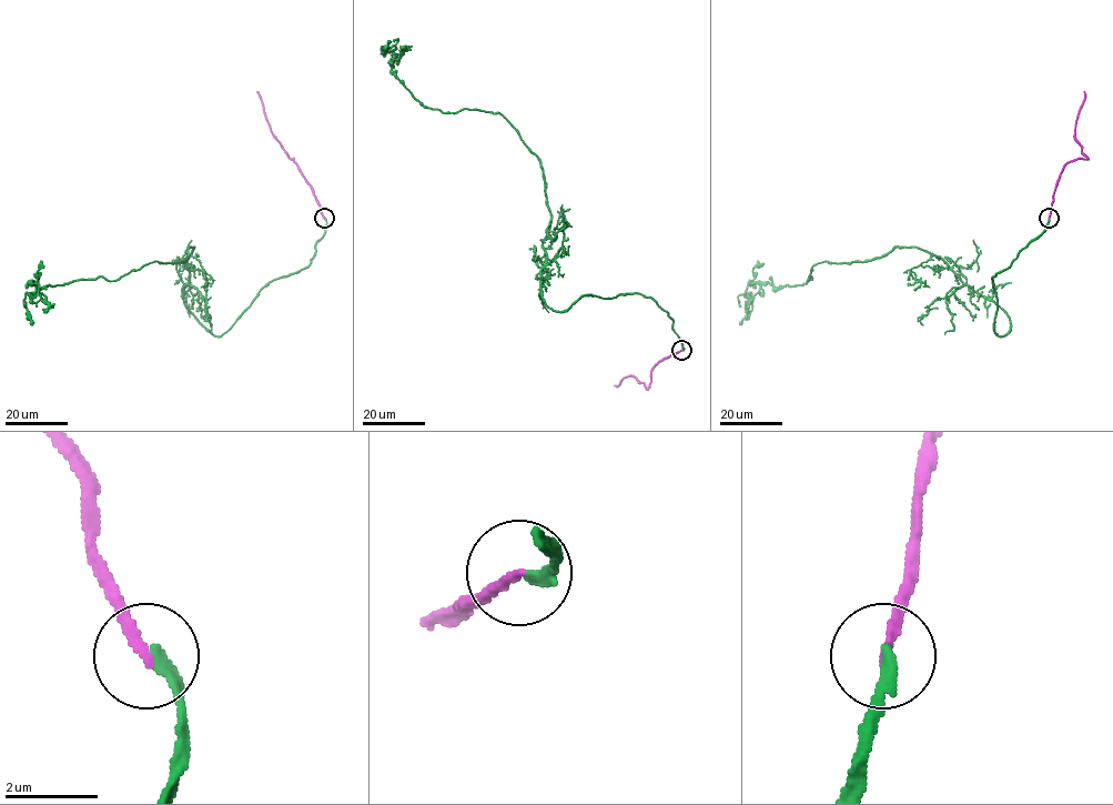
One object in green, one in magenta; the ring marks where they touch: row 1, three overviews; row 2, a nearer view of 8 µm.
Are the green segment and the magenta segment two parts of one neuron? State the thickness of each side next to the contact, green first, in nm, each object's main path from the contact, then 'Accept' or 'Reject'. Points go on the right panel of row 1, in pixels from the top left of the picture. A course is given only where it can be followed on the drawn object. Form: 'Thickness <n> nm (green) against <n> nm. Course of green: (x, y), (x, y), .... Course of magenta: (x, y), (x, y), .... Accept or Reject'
Thickness 240 nm (green) against 200 nm. Course of green: (1049, 218), (992, 278), (1004, 335), (1003, 311), (914, 247), (823, 261), (793, 285), (749, 283), (739, 324). Course of magenta: (1049, 218), (1063, 167), (1086, 158), (1074, 133), (1084, 91). Accept

